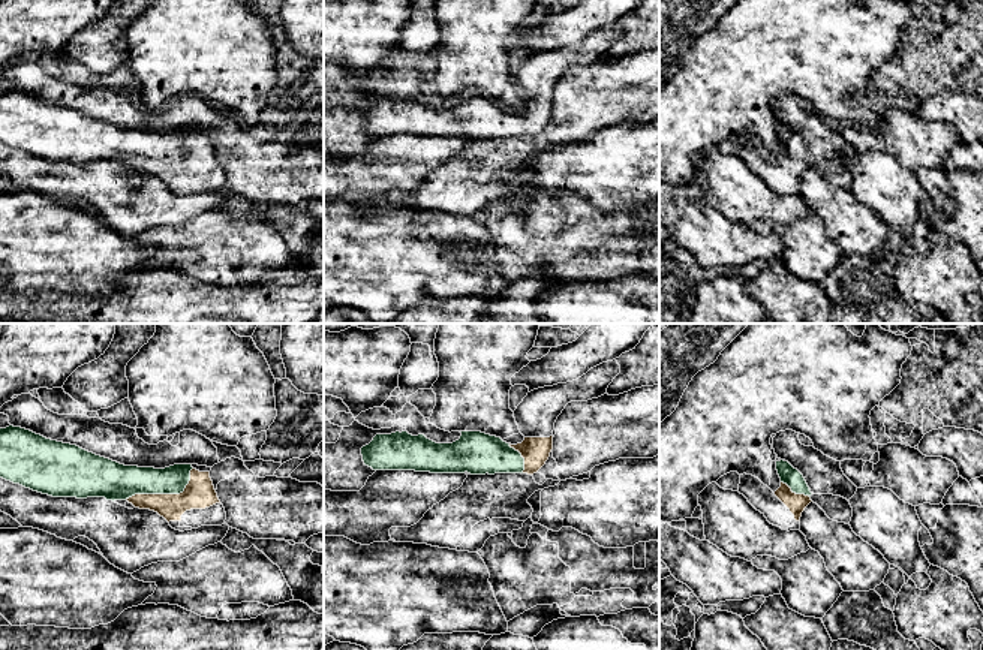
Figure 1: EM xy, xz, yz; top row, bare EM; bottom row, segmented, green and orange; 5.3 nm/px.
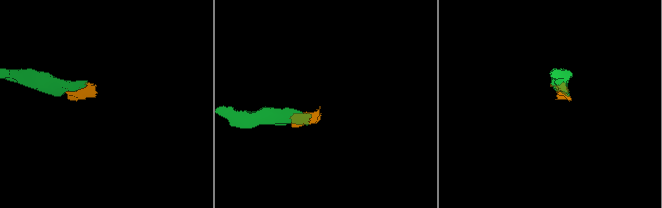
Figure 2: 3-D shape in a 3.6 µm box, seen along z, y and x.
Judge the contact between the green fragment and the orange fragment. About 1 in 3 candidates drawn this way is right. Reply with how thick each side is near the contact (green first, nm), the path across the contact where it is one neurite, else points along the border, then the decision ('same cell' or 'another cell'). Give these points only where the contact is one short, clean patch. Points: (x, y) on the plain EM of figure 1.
190/170 nm | across xy (120, 147), (132, 147), (165, 158), (200, 158) | same cell

